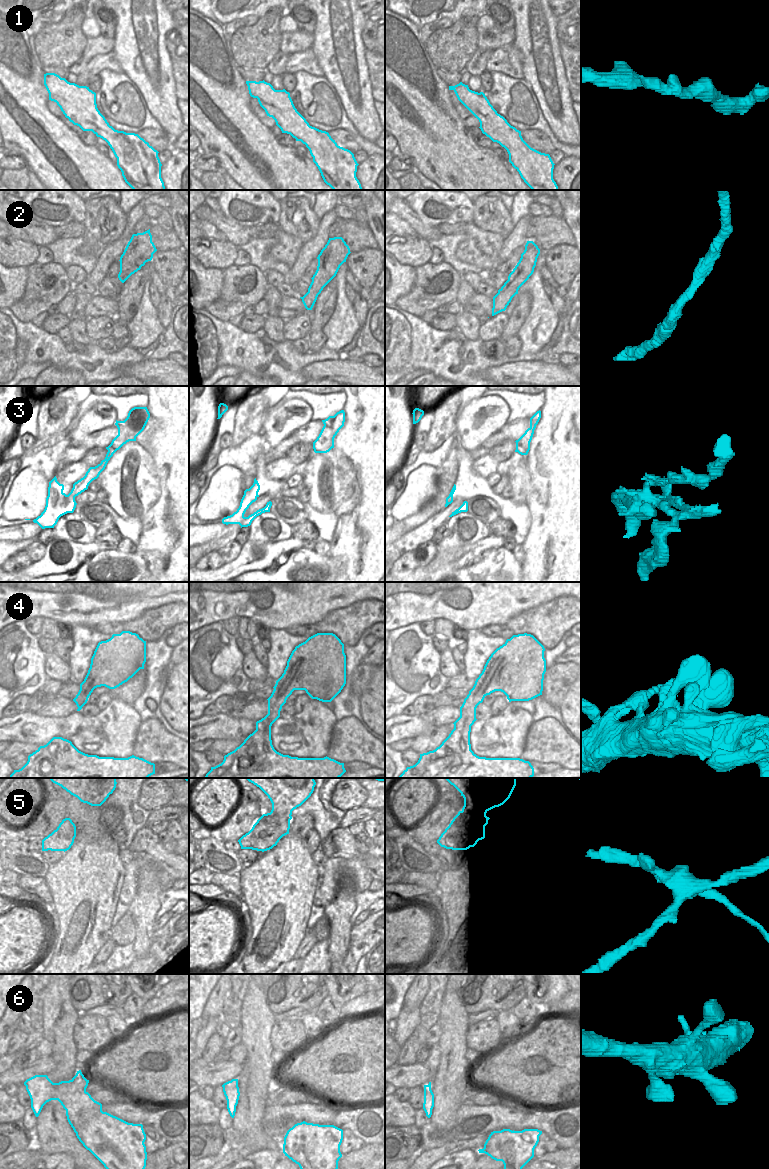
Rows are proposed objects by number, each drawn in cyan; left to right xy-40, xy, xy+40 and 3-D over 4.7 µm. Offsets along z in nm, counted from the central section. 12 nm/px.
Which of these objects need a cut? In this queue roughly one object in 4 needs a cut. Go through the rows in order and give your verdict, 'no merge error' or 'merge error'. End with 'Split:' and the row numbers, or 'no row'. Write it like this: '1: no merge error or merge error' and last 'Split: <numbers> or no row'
1: no merge error
2: no merge error
3: merge error
4: no merge error
5: merge error
6: no merge error
Split: 3, 5

